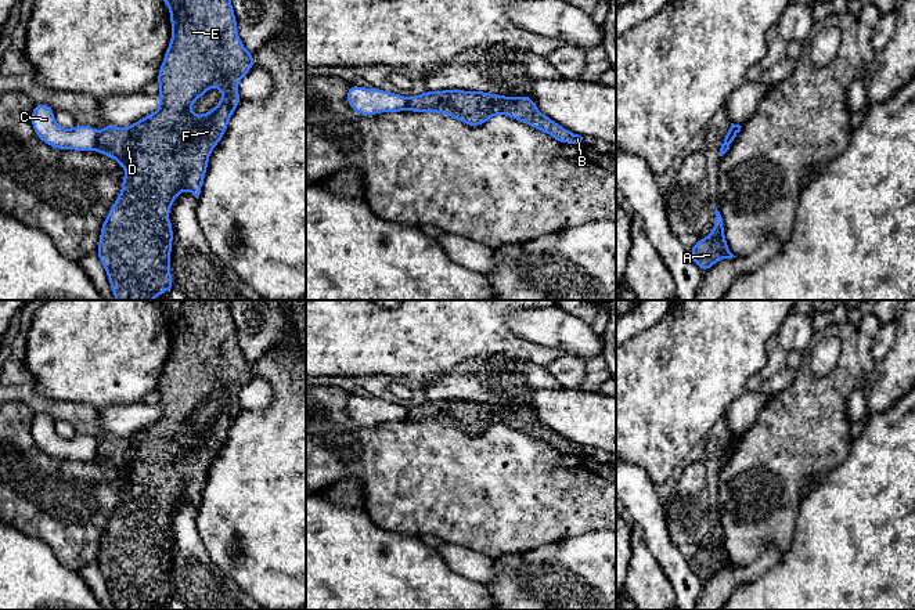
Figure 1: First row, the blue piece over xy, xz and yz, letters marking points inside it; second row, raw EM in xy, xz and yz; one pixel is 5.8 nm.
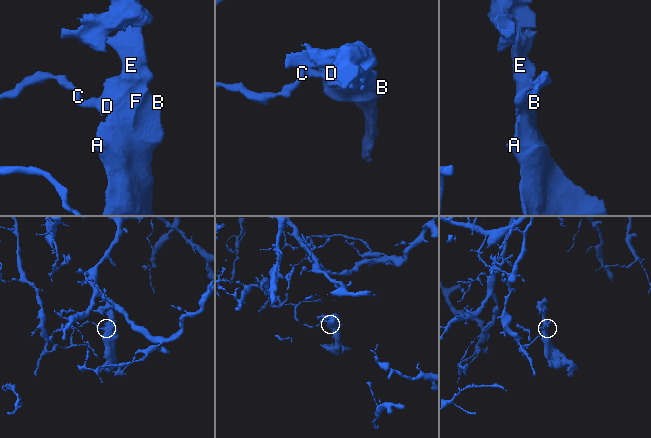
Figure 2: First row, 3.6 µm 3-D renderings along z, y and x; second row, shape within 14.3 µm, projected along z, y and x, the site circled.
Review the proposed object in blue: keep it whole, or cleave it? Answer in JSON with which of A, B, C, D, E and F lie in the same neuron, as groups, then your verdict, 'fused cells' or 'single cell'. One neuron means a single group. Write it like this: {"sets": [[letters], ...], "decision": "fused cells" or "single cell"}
{"sets": [["A", "B", "D", "E", "F"], ["C"]], "decision": "fused cells"}

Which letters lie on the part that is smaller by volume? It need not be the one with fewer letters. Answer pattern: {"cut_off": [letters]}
{"cut_off": ["A", "B", "D", "E", "F"]}

